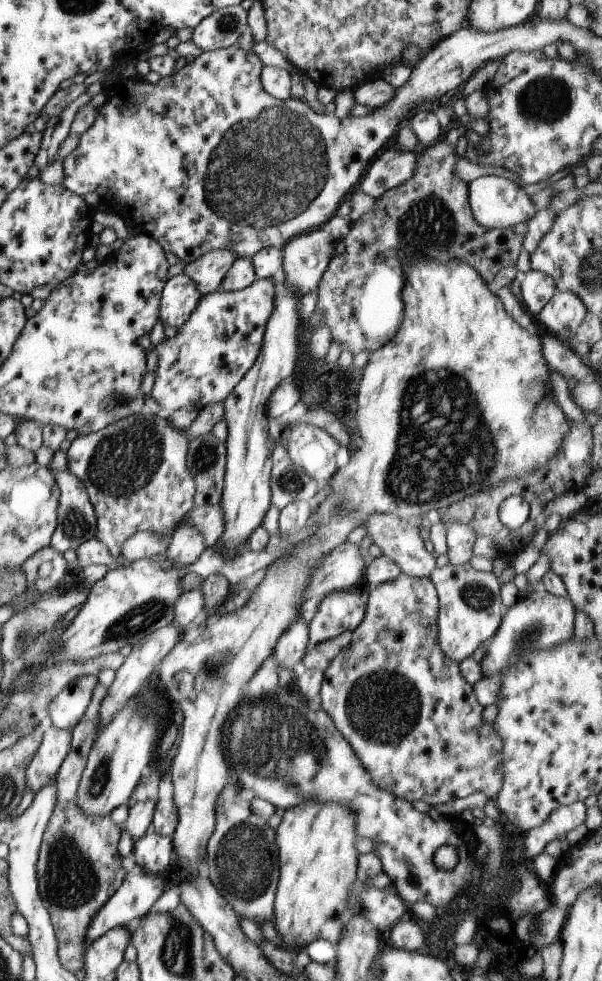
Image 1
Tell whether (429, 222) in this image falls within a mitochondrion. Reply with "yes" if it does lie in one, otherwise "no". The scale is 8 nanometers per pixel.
yes

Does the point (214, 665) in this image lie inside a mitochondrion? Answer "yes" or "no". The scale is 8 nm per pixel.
yes

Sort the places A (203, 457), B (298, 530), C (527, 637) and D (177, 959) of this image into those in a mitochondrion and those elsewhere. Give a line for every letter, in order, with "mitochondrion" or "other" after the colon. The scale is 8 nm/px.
A: mitochondrion
B: other
C: mitochondrion
D: mitochondrion

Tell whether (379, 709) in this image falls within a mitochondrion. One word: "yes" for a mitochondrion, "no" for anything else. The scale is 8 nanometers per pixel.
yes

